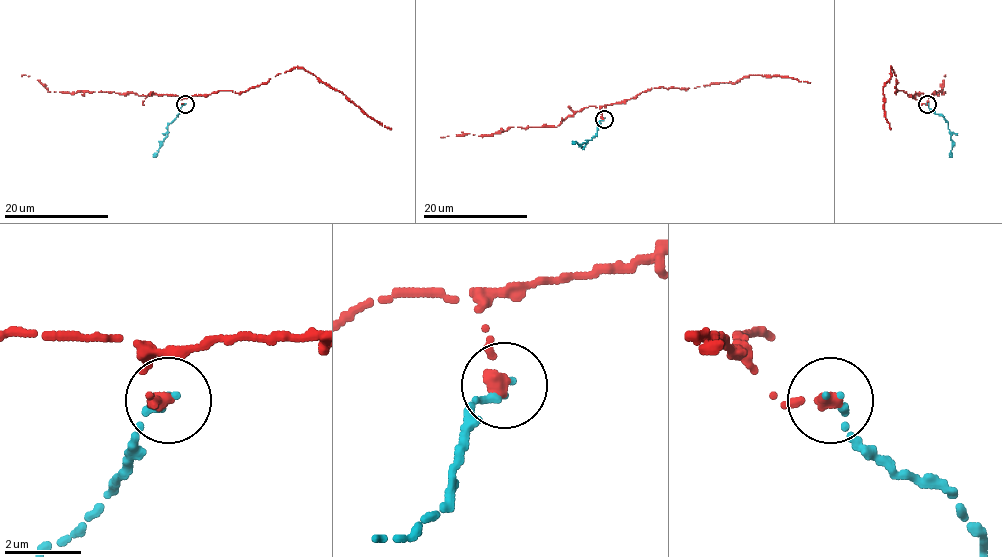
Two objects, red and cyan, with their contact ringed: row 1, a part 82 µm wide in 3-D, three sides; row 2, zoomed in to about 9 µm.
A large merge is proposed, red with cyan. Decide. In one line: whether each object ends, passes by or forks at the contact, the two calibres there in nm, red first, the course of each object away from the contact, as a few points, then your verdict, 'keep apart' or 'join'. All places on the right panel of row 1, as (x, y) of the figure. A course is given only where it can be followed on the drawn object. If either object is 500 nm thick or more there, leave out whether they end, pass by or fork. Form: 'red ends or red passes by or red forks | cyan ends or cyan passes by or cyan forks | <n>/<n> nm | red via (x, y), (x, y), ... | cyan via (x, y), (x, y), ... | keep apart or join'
red ends | cyan ends | 360/160 nm | red via (927, 103), (919, 103), (902, 90), (896, 93), (891, 67), (883, 92), (884, 115), (891, 129) | cyan via (926, 103), (948, 122), (950, 157) | keep apart

